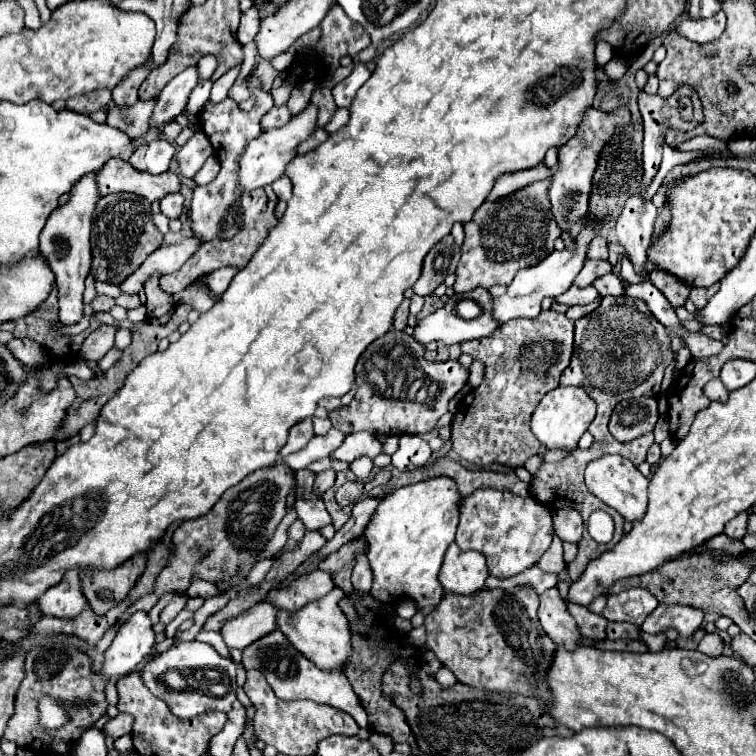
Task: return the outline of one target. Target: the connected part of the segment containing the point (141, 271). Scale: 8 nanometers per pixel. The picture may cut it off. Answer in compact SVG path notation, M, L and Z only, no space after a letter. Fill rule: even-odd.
M187 236L177 244L171 246L161 246L157 248L151 256L147 256L147 260L119 286L123 294L137 294L143 290L145 282L153 276L153 274L173 274L177 272L183 262L187 262L191 258L191 254L199 248L199 238L195 236Z

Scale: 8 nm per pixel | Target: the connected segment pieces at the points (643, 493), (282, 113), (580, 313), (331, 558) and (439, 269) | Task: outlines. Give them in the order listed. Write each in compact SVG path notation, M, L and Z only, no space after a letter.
M611 454L611 456L603 456L595 462L591 462L585 470L585 484L593 496L597 496L607 506L615 508L625 520L637 522L643 518L643 514L647 510L649 480L631 464L631 460L627 460L619 454Z
M281 106L281 108L271 108L269 114L265 114L261 118L261 128L263 130L269 130L269 128L279 128L283 124L289 122L289 110L287 106Z
M597 298L597 300L591 302L591 304L585 304L585 306L571 306L565 314L567 314L569 320L579 320L579 318L587 316L589 312L593 312L593 310L599 306L599 302L601 302L601 298Z
M357 538L345 546L341 546L335 554L329 554L323 562L319 562L319 570L327 572L337 588L343 588L347 596L355 600L355 590L351 584L351 564L353 564L353 554L359 552L363 554L363 538Z
M453 236L441 238L425 256L423 260L423 274L415 282L413 292L419 296L429 296L433 290L449 276L455 272L457 262L461 256L461 248L455 244Z

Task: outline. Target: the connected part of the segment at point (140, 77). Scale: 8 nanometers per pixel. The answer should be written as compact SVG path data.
M145 62L145 64L141 64L141 66L137 66L135 70L131 70L131 72L113 88L113 102L119 104L119 106L131 106L131 104L135 104L135 100L139 100L139 98L137 98L137 88L139 88L139 84L151 74L151 70L153 70L153 66L151 66L149 62Z

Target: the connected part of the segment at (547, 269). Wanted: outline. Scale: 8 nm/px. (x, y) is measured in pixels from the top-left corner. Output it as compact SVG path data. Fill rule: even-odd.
M593 218L591 222L587 222L581 232L573 238L573 248L563 248L563 250L555 250L551 252L547 258L543 258L537 266L529 266L529 268L521 268L517 272L517 276L513 278L513 282L507 286L507 292L499 298L493 298L493 308L491 308L491 316L495 322L505 324L513 318L537 318L539 310L541 310L541 302L547 296L559 296L563 294L575 280L575 276L579 274L579 270L583 268L583 262L587 258L587 248L591 244L591 240L599 234L601 226L607 222Z

